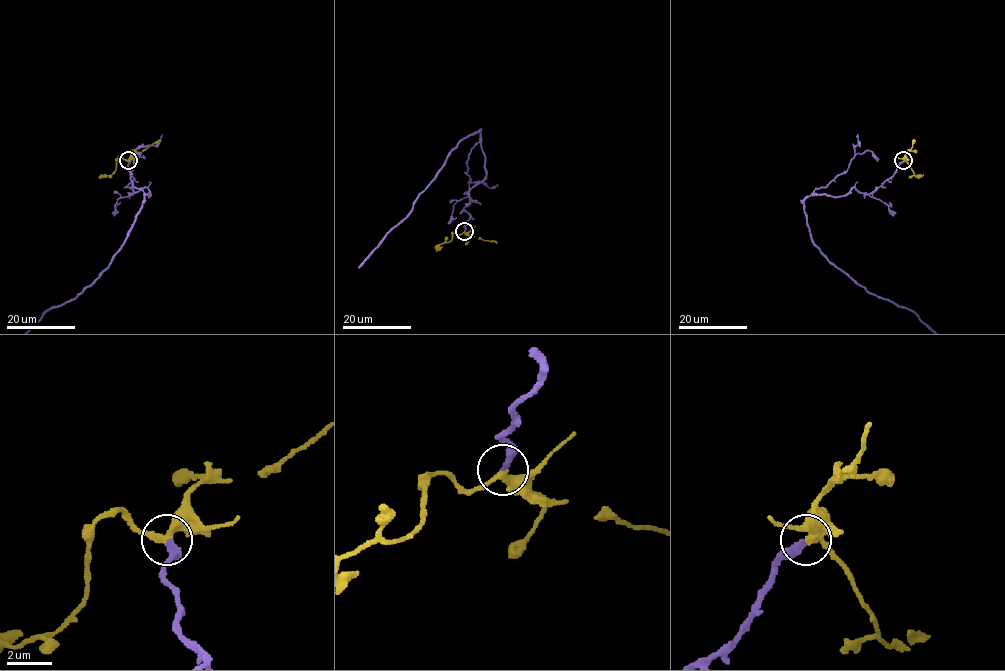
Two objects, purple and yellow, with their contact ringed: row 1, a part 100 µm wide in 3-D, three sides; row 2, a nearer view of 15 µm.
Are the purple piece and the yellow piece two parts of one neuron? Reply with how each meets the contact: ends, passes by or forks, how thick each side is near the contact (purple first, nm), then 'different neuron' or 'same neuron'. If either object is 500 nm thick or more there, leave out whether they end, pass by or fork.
purple ends there; yellow passes by; 280 nm thick on the purple side, 280 nm on the other; same neuron

